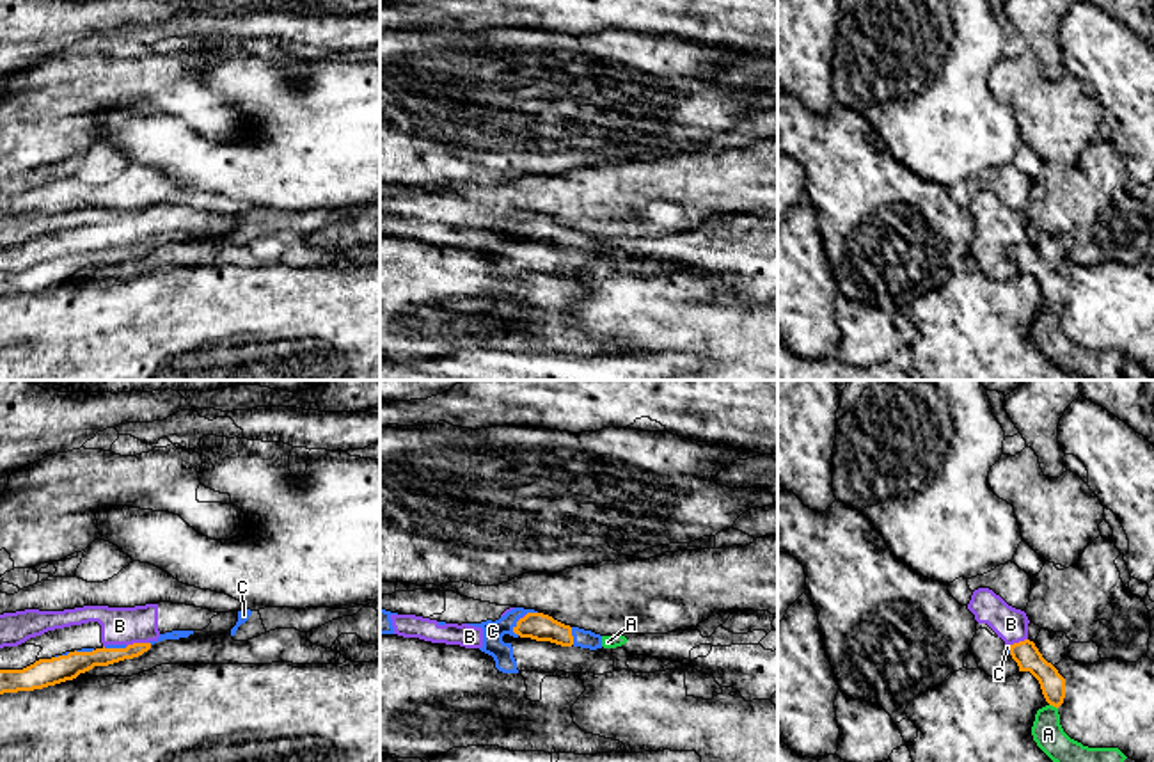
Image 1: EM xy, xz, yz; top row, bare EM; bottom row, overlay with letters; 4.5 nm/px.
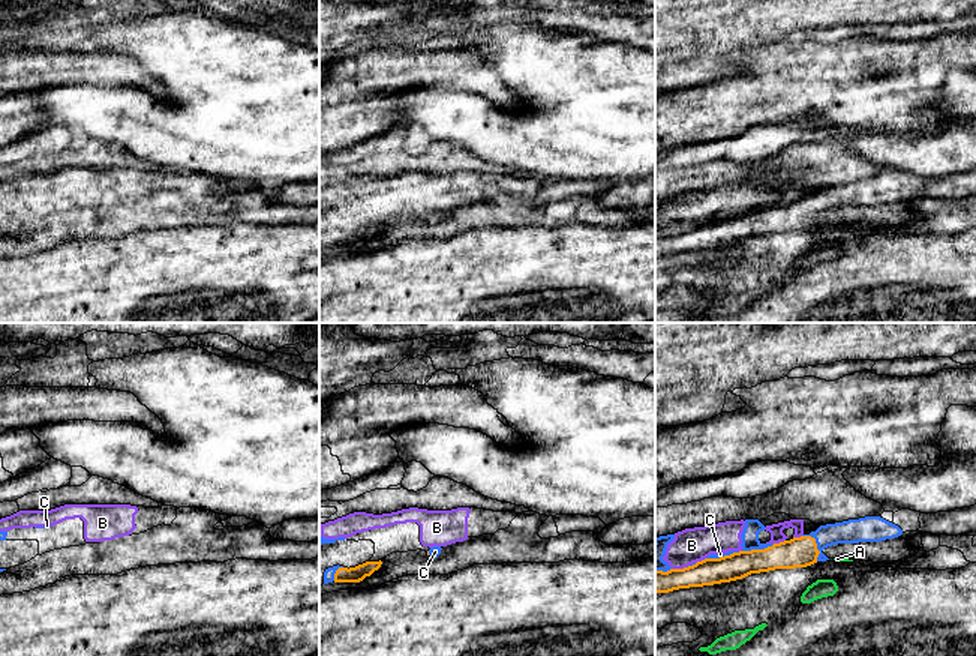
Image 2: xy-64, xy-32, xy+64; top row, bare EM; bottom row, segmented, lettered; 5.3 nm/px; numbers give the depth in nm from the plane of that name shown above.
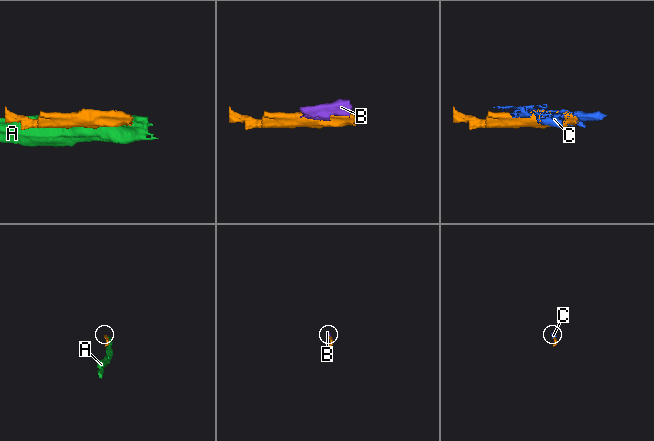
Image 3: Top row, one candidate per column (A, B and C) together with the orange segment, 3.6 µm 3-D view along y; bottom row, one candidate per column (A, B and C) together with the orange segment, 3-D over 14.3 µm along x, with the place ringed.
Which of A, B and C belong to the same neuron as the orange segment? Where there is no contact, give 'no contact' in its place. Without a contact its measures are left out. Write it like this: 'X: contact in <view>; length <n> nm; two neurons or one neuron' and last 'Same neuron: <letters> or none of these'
A: contact in yz; length 50 nm; two neurons
B: contact in xy; length 110 nm; two neurons
C: contact in xz; length 90 nm; one neuron
Same neuron: C

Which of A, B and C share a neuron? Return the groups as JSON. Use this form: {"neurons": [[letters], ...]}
{"neurons": [["A"], ["B"], ["C"]]}

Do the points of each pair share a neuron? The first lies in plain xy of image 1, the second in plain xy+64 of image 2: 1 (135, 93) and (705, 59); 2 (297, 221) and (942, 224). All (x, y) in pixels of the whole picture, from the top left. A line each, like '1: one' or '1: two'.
1: two
2: two

